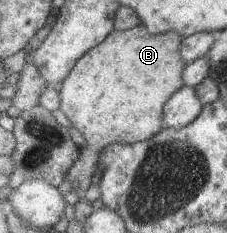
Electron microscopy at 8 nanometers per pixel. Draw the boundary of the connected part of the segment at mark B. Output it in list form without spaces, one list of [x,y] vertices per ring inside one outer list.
[[[143,24],[131,29],[115,30],[107,34],[99,45],[94,45],[75,62],[67,77],[61,82],[60,111],[85,139],[86,146],[80,149],[77,159],[69,168],[66,180],[77,192],[83,192],[90,184],[91,173],[98,163],[98,153],[111,144],[130,144],[149,139],[162,127],[162,107],[181,86],[185,63],[179,55],[181,36],[175,32],[151,35]]]

